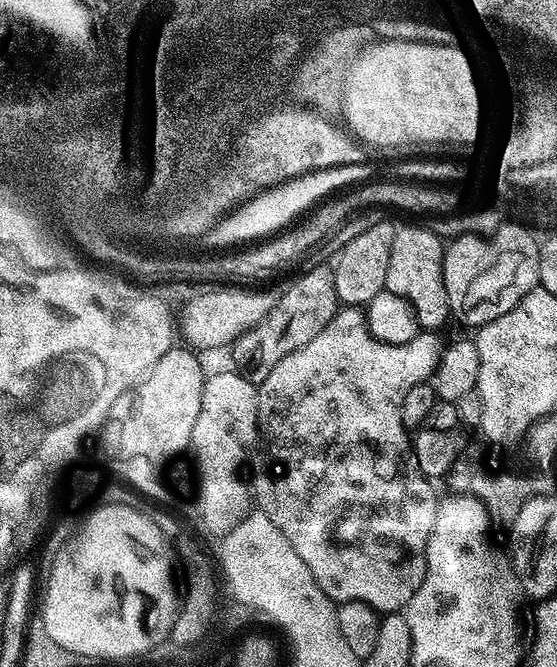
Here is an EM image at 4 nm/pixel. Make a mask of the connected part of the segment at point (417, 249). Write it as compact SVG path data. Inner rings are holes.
M416 224L397 227L394 246L390 246L390 266L386 269L384 287L390 294L398 294L414 306L418 322L424 330L440 330L452 316L444 281L445 247L445 241L431 227L419 228Z

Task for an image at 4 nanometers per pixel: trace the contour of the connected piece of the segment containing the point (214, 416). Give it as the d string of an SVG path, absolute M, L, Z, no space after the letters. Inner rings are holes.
M235 370L216 372L204 382L202 406L198 410L198 422L194 422L194 434L190 445L194 454L194 484L200 487L199 522L206 522L208 528L216 528L216 538L223 538L227 532L234 530L242 518L253 511L254 501L251 487L240 477L240 467L248 456L248 451L258 444L258 398L257 385L251 384L245 376Z

